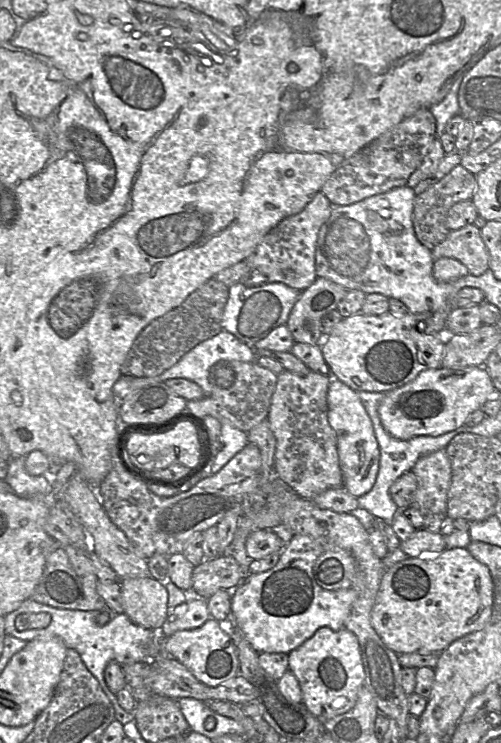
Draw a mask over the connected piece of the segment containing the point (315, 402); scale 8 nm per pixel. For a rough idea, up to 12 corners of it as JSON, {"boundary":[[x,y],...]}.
{"boundary":[[277,375],[274,472],[299,497],[344,488],[332,375]]}

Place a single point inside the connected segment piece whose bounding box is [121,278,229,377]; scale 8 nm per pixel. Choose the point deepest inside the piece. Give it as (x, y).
(163, 342)

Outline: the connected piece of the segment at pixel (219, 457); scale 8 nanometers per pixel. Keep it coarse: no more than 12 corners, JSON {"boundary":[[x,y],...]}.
{"boundary":[[223,423],[220,449],[209,465],[219,472],[248,443],[247,433]]}

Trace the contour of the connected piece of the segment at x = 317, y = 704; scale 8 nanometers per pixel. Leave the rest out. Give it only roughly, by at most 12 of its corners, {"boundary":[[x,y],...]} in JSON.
{"boundary":[[319,628],[288,654],[319,720],[352,709],[365,679],[358,639]]}

